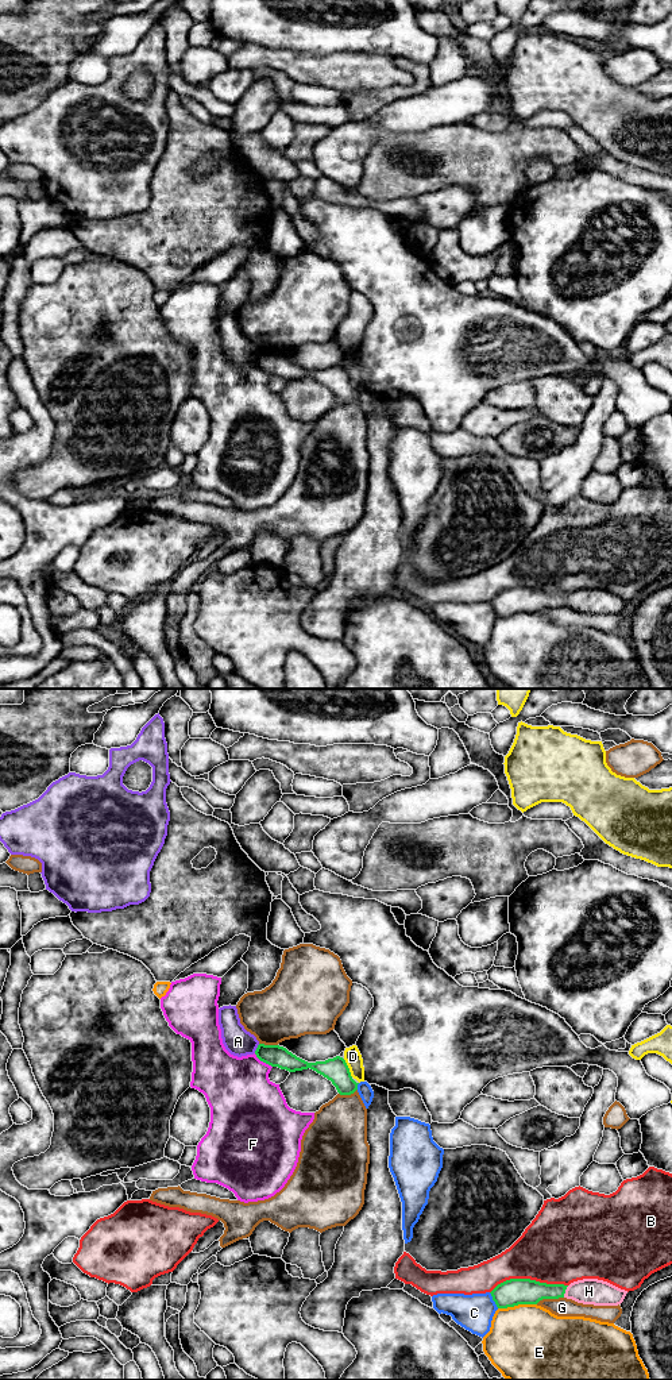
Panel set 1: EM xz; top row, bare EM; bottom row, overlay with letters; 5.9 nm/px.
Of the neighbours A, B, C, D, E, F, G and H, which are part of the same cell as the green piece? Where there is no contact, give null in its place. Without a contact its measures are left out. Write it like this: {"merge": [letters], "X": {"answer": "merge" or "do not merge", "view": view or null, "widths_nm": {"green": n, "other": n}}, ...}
{"merge": [], "A": {"answer": "do not merge", "view": "xz", "widths_nm": {"green": 130, "other": 170}}, "B": {"answer": "do not merge", "view": "xz", "widths_nm": {"green": 160, "other": 420}}, "C": {"answer": "do not merge", "view": "xz", "widths_nm": {"green": 160, "other": 220}}, "D": {"answer": "do not merge", "view": "xz", "widths_nm": {"green": 140, "other": 100}}, "E": {"answer": "do not merge", "view": "xz", "widths_nm": {"green": 160, "other": 460}}, "F": {"answer": "do not merge", "view": "xz", "widths_nm": {"green": 130, "other": 400}}, "G": {"answer": "do not merge", "view": "xz", "widths_nm": {"green": 160, "other": 110}}, "H": {"answer": "do not merge", "view": "xz", "widths_nm": {"green": 160, "other": 160}}}

